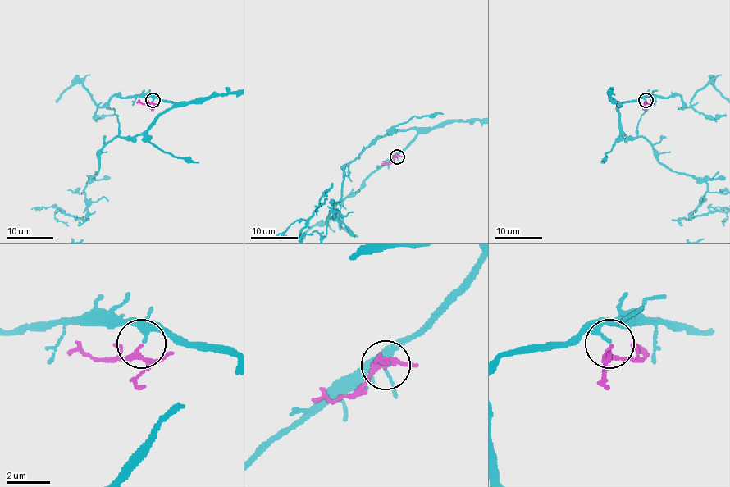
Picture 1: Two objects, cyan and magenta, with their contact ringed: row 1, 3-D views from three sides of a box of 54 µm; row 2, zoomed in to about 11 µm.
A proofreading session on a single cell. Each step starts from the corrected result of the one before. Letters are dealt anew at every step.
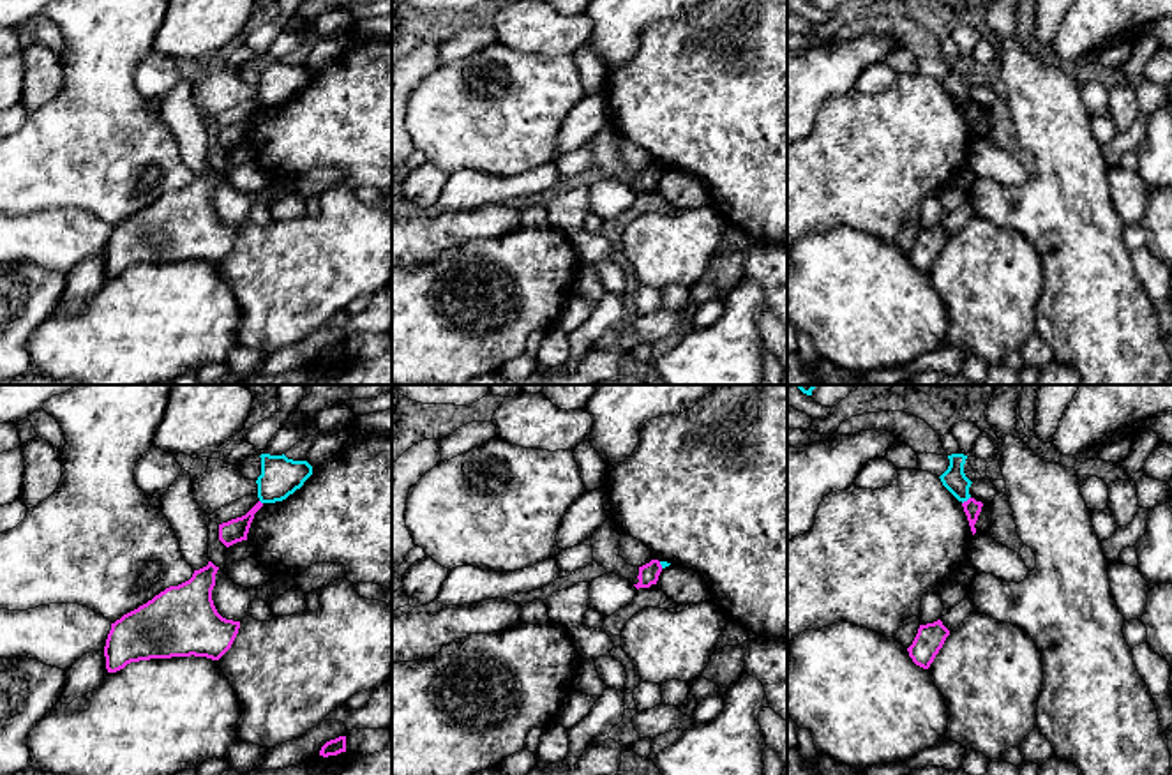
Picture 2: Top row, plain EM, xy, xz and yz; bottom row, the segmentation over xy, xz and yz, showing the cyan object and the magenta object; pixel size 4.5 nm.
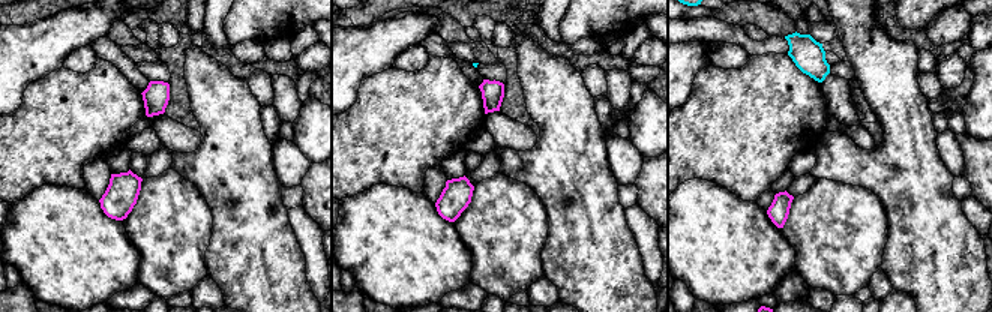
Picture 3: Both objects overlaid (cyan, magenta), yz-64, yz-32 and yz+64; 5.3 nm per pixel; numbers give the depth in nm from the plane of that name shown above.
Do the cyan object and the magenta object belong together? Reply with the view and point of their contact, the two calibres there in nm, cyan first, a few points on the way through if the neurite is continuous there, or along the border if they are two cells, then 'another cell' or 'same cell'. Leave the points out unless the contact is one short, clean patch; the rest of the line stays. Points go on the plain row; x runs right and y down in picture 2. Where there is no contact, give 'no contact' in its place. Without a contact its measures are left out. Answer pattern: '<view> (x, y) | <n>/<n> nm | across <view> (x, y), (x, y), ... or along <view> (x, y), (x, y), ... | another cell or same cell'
yz (966, 105) | 110/80 nm | along yz (969, 101), (962, 108) | another cell

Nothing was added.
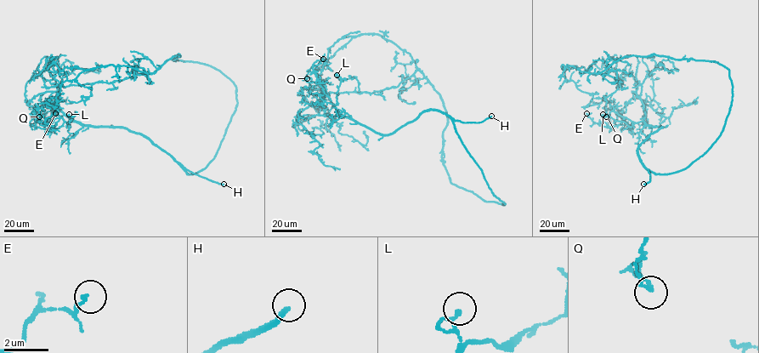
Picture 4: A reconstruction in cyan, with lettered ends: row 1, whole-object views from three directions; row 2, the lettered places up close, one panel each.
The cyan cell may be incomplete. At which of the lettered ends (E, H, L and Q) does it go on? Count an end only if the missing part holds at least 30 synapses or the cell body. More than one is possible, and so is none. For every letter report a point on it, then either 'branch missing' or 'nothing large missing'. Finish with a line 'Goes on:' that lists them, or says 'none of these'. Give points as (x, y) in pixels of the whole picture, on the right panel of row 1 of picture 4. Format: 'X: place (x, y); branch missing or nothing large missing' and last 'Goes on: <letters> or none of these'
E: place (586, 113); nothing large missing
H: place (643, 184); branch missing
L: place (603, 114); nothing large missing
Q: place (606, 116); nothing large missing
Goes on: H

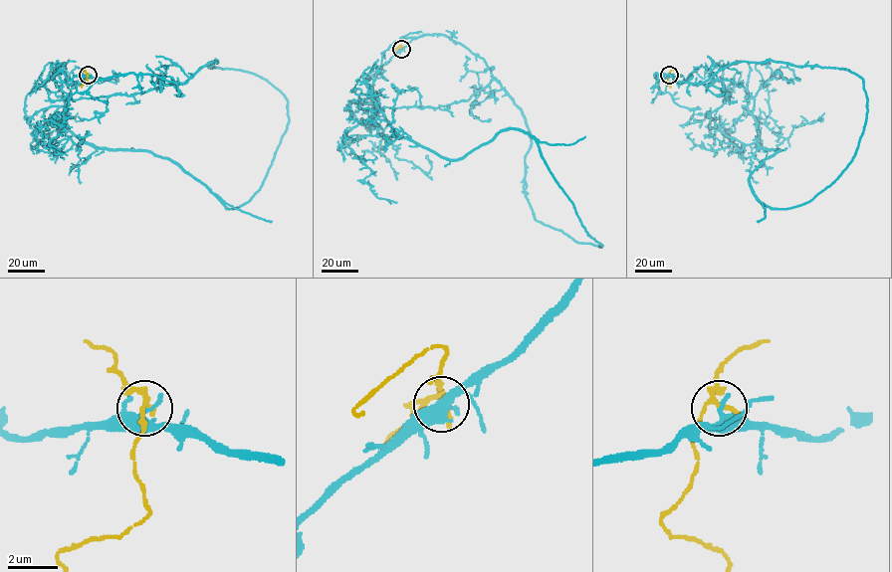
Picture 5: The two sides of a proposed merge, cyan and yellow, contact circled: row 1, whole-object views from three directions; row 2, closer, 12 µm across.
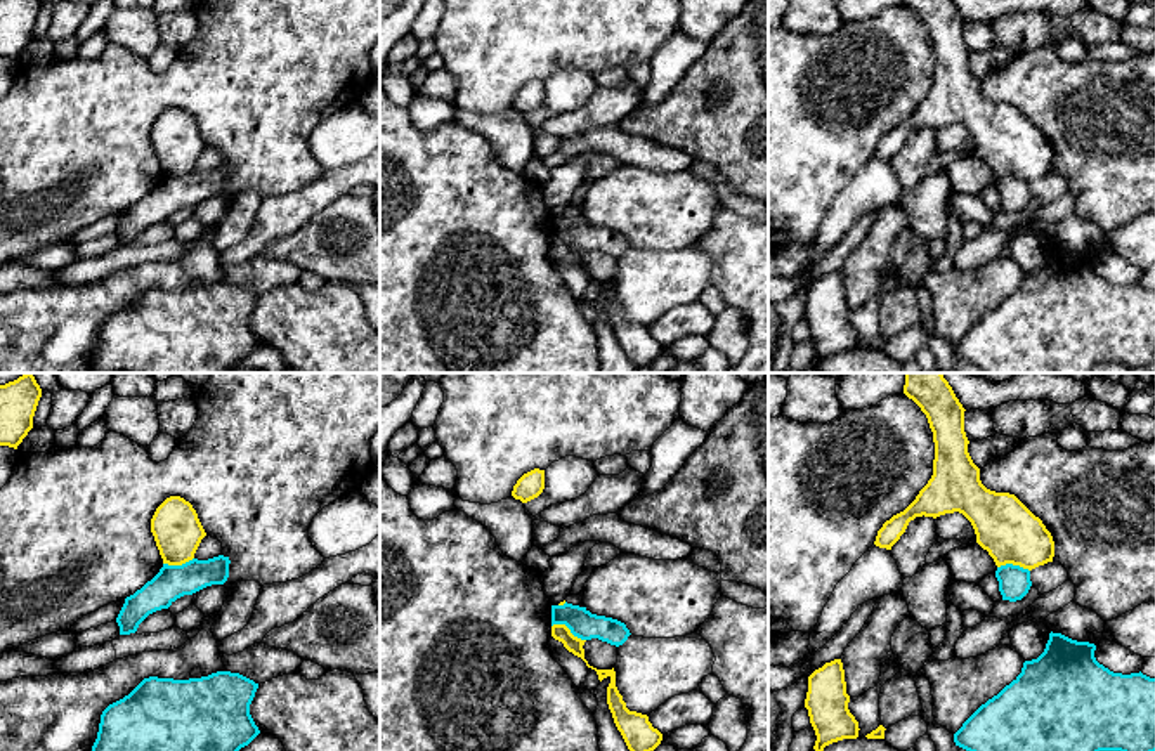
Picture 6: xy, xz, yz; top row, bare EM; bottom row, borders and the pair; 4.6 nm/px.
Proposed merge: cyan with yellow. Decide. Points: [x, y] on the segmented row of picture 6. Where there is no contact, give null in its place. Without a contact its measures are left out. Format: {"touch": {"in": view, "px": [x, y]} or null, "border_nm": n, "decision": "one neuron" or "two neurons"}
{"touch": {"in": "xz", "px": [569, 628]}, "border_nm": 180, "decision": "two neurons"}

